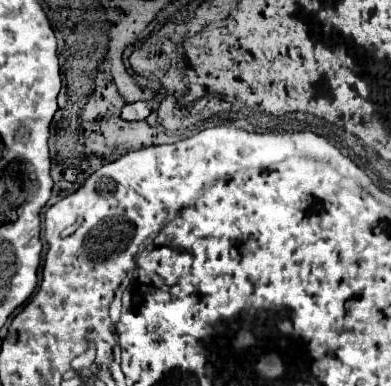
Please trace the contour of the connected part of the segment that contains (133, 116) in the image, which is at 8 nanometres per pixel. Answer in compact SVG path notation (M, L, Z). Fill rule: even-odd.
M138 100L138 102L126 104L126 106L122 108L122 118L124 118L124 120L144 120L144 118L148 118L150 112L152 112L152 108L150 108L146 102Z

